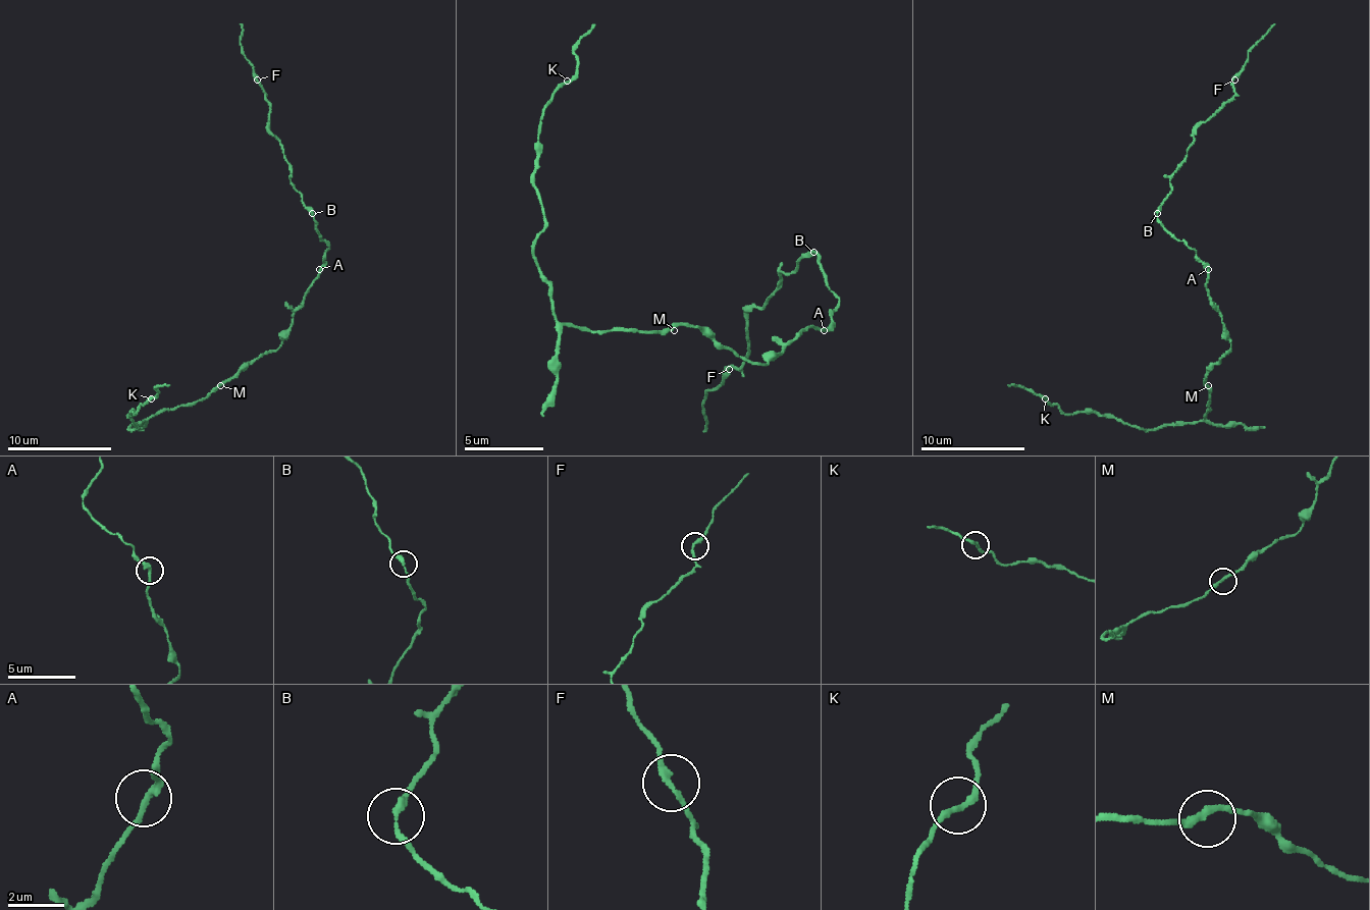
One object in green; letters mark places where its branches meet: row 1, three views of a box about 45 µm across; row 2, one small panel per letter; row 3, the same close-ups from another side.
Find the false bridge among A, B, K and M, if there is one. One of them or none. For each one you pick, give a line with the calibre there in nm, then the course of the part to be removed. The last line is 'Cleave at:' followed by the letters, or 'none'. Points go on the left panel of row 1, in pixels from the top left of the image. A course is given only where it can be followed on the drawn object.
B: calibre 240 nm; course (312, 214), (291, 180), (283, 144), (270, 131), (270, 103), (242, 51), (239, 24)
Cleave at: B

